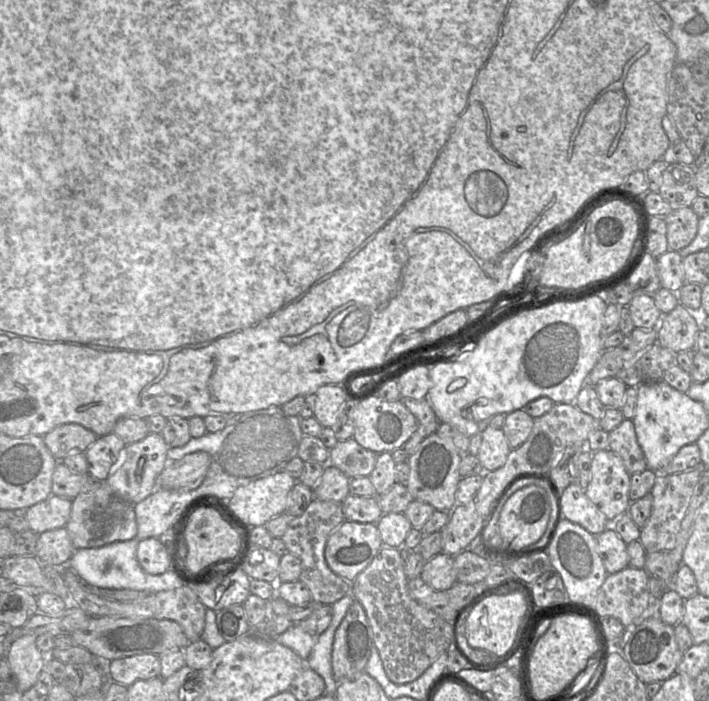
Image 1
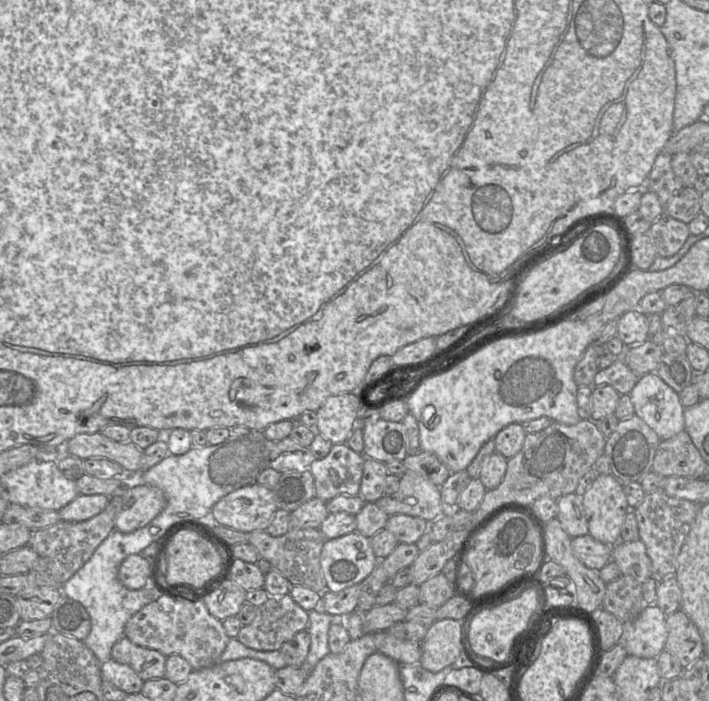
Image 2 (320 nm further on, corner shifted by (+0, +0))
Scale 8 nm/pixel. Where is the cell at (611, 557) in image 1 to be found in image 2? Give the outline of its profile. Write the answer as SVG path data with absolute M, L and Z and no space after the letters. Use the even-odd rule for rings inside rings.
M590 534L573 537L571 547L578 560L595 570L602 569L611 560L612 547L595 540Z

